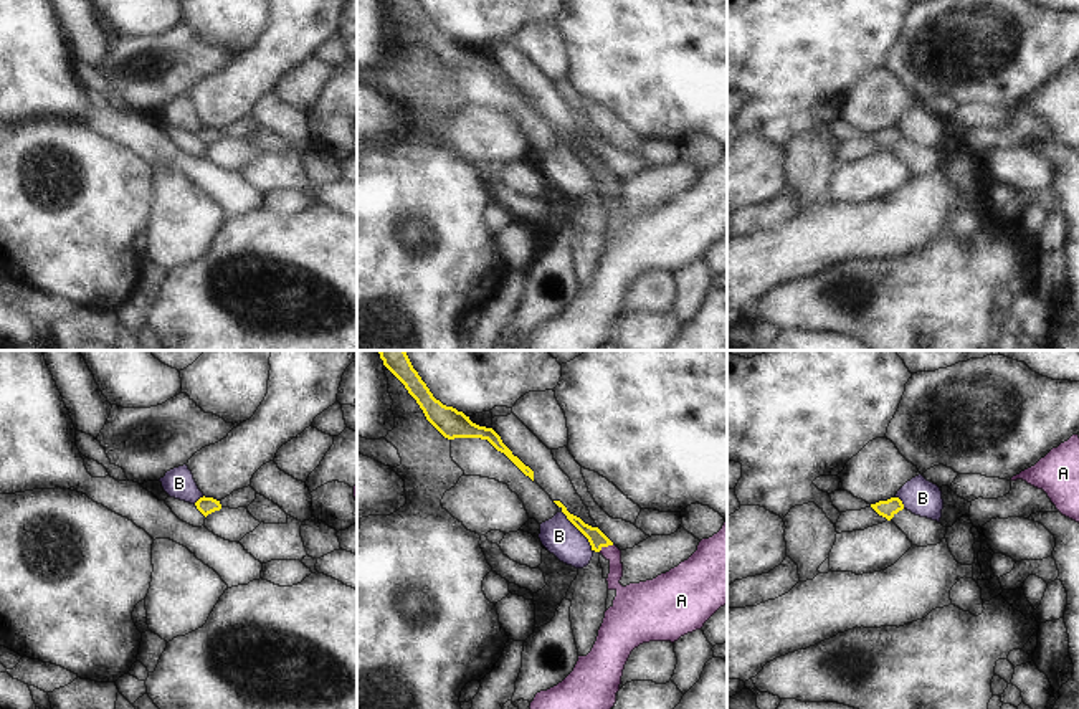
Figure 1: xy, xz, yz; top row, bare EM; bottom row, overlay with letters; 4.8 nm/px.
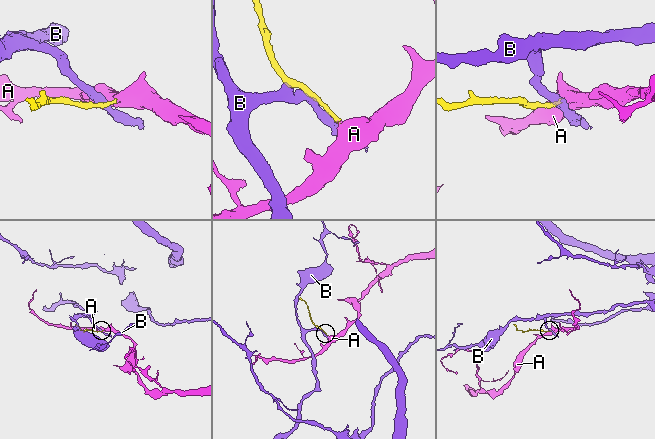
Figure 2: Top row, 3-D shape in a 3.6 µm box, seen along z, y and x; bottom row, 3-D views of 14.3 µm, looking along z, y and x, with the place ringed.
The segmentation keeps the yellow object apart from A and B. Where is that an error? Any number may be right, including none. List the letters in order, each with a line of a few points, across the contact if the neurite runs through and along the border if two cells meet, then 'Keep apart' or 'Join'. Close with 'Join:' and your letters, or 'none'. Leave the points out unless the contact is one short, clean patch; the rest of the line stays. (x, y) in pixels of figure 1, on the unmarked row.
A: Line: xz (597, 169), (605, 176), (612, 182). Join
B: Line: xz (562, 141), (587, 169), (592, 180). Keep apart
Join: A

